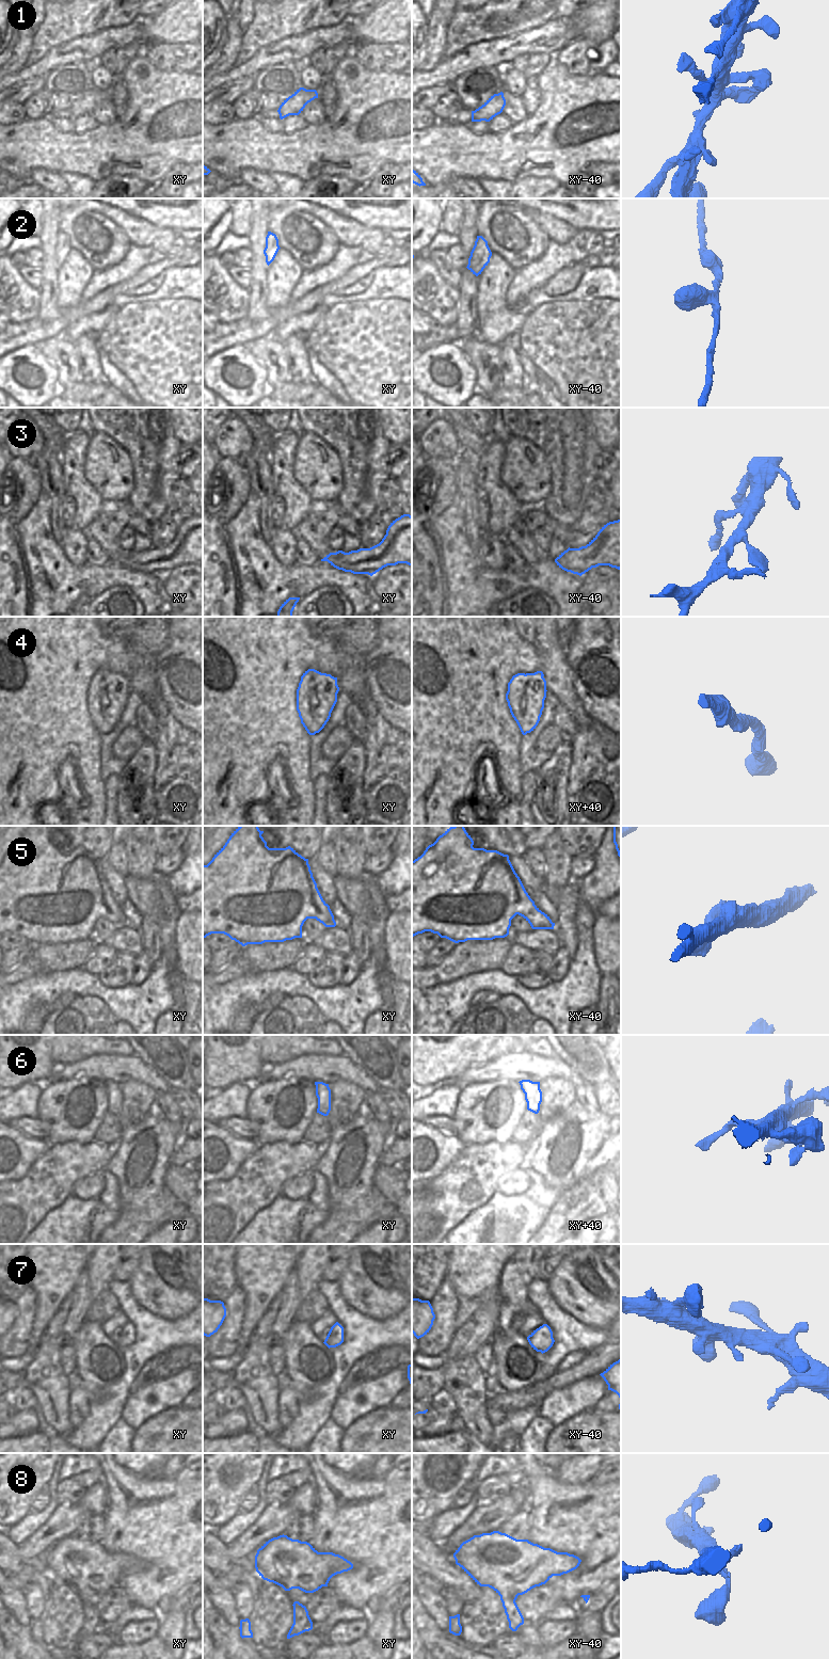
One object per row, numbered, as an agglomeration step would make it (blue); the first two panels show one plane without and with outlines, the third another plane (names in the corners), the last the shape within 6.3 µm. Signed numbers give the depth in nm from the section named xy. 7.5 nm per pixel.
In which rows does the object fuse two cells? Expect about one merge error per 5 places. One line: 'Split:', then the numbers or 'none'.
Split: none

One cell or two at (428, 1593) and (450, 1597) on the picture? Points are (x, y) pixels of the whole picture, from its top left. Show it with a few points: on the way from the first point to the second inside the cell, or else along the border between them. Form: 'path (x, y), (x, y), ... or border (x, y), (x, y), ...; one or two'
border (441, 1594), (449, 1615); two

